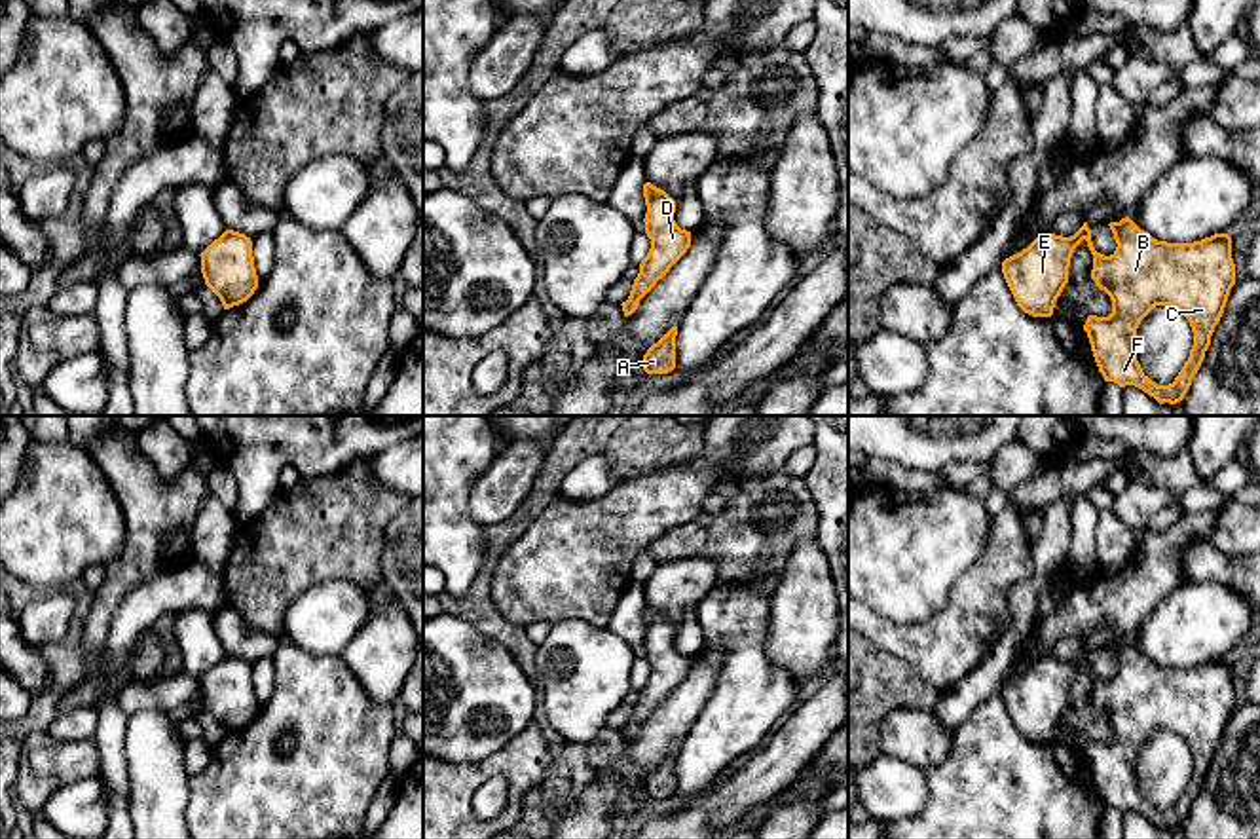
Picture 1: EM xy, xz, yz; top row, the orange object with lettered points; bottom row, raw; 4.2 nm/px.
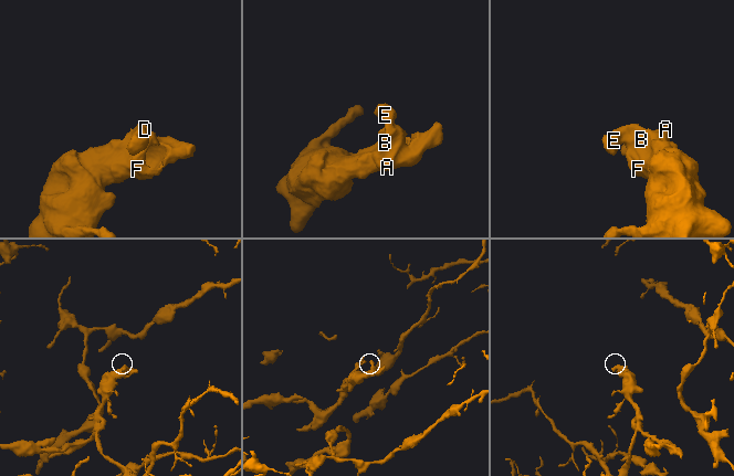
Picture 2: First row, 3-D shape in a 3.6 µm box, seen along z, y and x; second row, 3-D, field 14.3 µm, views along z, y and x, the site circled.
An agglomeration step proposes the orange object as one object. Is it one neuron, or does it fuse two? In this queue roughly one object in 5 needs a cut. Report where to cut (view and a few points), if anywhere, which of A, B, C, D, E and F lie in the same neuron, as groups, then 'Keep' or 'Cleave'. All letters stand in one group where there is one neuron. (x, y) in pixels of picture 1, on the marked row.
No split. Groups: A B C D E F. Keep

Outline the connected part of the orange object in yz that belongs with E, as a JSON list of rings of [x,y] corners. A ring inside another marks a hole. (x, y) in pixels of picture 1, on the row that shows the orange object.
[[[1129,216],[1108,224],[1118,243],[1110,256],[1095,251],[1087,222],[1070,237],[1042,233],[1002,262],[1017,306],[1032,317],[1051,317],[1068,283],[1074,249],[1085,239],[1093,254],[1091,279],[1112,300],[1108,317],[1089,315],[1084,330],[1104,382],[1135,385],[1159,404],[1177,404],[1197,374],[1230,290],[1235,285],[1232,237],[1214,233],[1194,243],[1154,239]],[[1156,308],[1178,309],[1190,323],[1194,345],[1169,385],[1158,385],[1137,361],[1137,328]]]

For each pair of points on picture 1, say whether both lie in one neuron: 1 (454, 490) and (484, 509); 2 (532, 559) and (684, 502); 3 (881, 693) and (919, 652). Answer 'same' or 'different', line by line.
1: different
2: same
3: different

